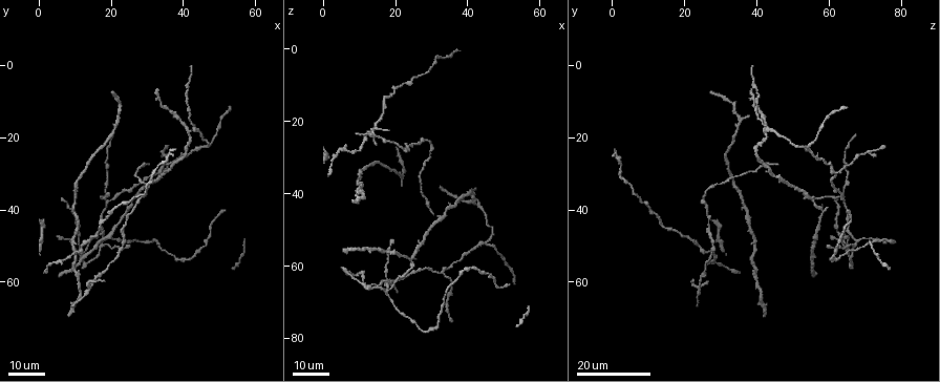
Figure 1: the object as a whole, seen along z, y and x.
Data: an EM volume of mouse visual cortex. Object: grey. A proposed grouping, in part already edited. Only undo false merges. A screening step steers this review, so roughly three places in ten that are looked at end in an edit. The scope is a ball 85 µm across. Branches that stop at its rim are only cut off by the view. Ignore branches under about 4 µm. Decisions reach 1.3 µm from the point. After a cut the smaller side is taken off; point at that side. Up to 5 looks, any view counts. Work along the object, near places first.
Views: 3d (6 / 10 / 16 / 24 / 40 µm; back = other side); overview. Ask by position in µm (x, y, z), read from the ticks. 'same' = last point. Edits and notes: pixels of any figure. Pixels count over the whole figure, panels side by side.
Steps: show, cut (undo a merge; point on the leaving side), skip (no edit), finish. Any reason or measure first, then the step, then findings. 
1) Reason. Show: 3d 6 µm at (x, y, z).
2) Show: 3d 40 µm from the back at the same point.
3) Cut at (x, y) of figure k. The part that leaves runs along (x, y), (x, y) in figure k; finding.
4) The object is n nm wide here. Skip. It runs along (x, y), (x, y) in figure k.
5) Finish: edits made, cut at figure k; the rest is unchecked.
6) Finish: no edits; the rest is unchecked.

Three-way junction. Show: 3d 16 µm at (33.0, 29.5, 61.5).

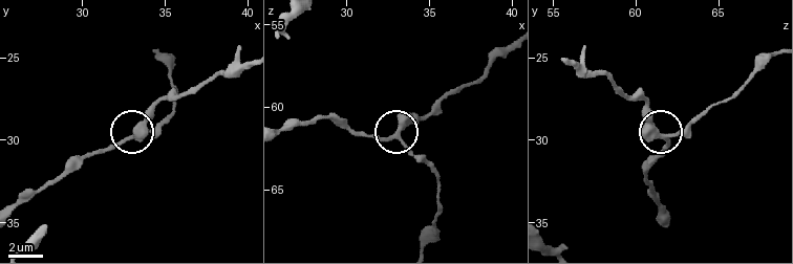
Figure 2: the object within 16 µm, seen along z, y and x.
Show: 3d 6 µm at (33.2, 29.8, 61.8).

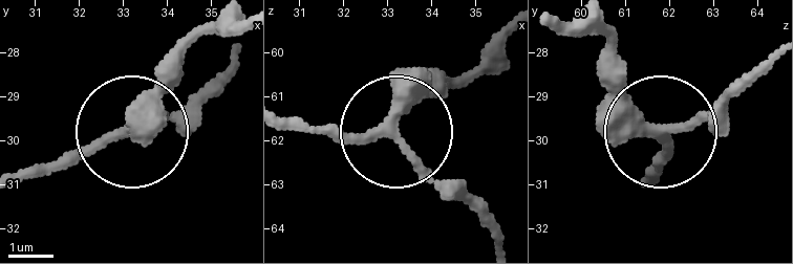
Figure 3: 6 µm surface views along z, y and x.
The side arm is 18 µm long. Skip. It runs along (507, 37), (398, 127), (405, 150), (492, 224) in figure 3; one cell here.

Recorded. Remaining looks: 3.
A fork. Show: 3d 24 µm at (42.5, 17.5, 42.5).

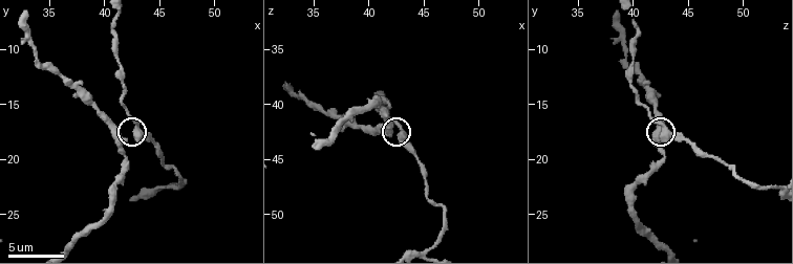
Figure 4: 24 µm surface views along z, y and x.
Zoom in. Show: 3d 10 µm at (43.2, 18.0, 42.8).

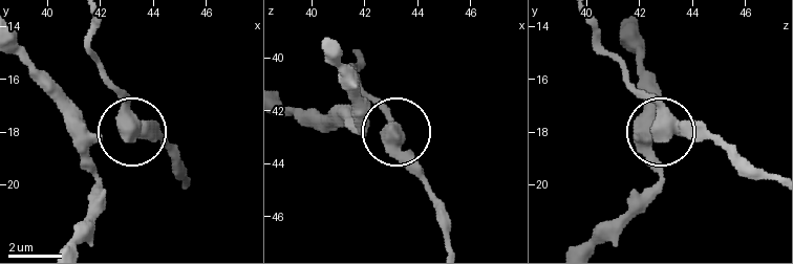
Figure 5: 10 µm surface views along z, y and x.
Skip. It runs along (422, 175), (367, 92) in figure 5; continuous, no second cell.

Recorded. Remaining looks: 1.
Finish: no edits; the rest is unchecked.

